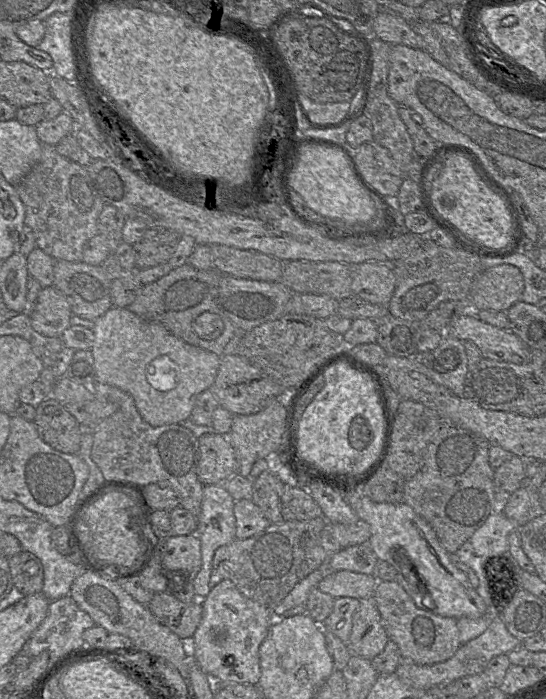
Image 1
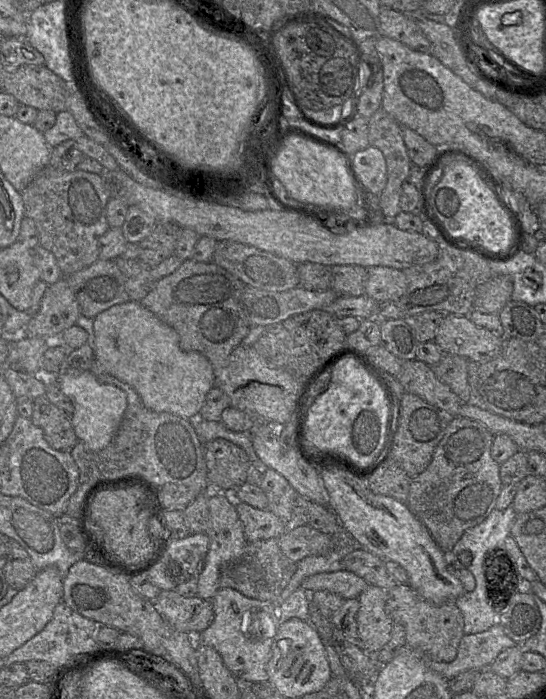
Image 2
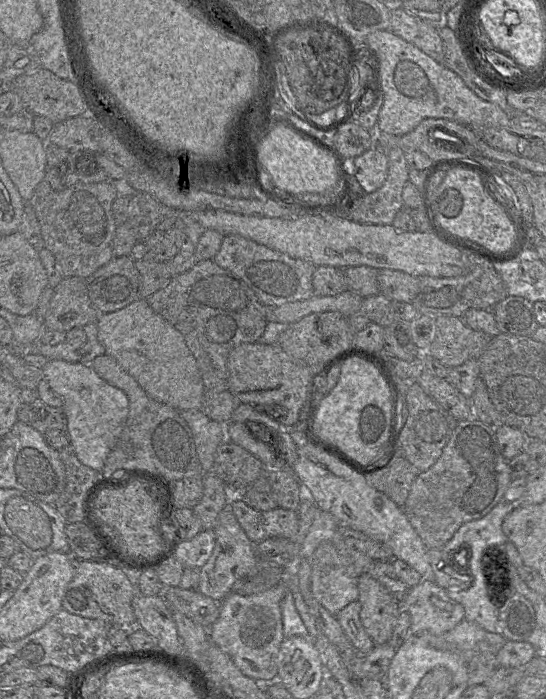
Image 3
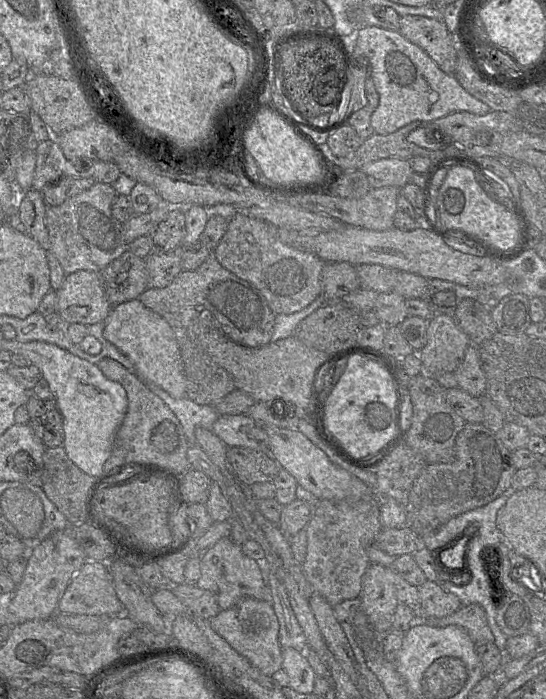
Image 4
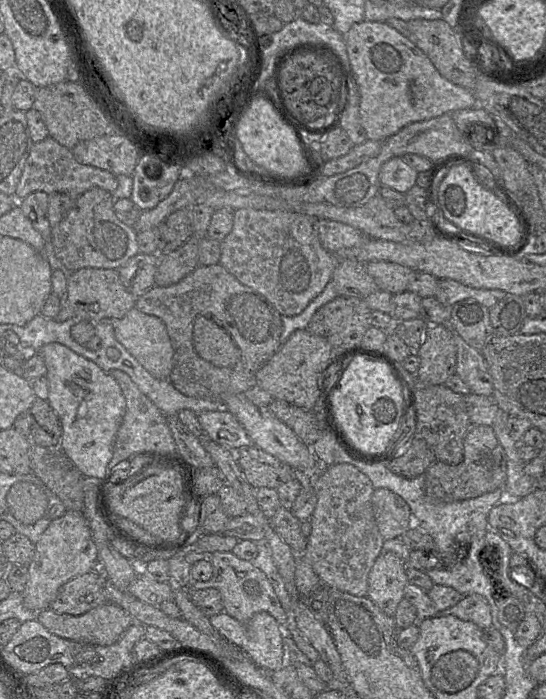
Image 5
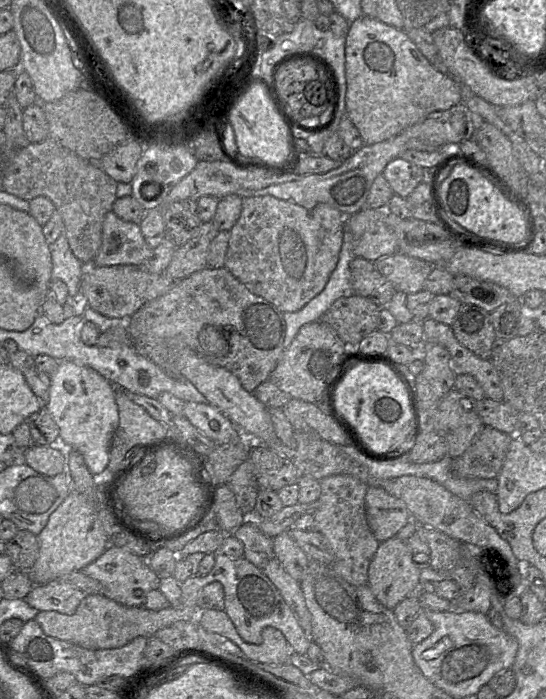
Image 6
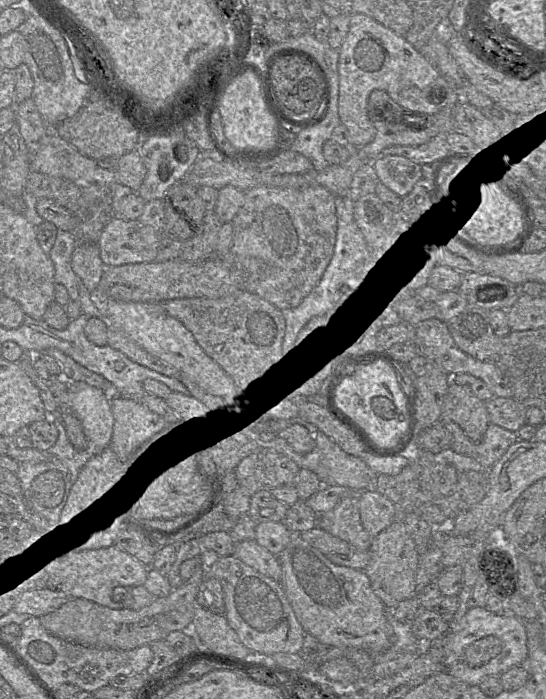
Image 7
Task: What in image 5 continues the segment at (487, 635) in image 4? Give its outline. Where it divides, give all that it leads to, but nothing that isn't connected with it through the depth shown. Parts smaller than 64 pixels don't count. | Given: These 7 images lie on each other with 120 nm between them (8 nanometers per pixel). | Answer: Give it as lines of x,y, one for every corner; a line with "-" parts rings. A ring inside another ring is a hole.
478,594
463,596
455,606
439,611
436,616
448,615
472,622
482,630
492,627
490,606
487,600

